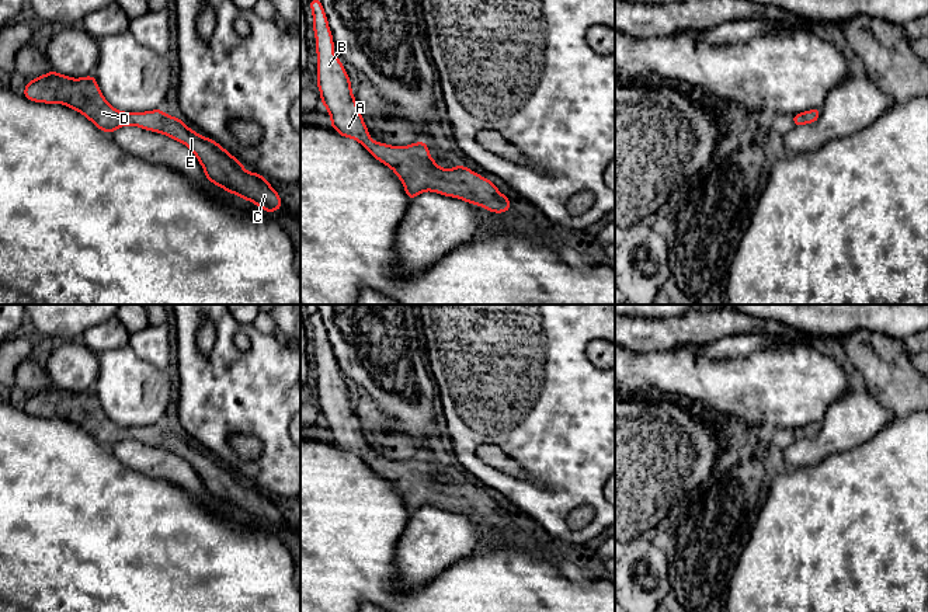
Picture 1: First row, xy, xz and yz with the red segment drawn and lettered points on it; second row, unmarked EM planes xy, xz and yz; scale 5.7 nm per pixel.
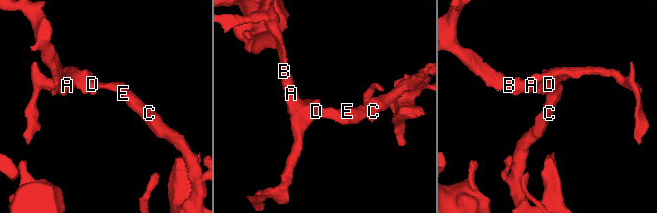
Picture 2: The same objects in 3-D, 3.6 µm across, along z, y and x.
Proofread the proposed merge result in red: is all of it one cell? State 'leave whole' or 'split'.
leave whole

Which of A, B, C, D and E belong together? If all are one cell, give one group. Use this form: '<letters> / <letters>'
A B C D E

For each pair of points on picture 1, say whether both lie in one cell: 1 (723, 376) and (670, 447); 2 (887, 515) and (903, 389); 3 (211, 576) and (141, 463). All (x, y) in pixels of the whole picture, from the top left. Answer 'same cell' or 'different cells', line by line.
1: different cells
2: different cells
3: different cells

